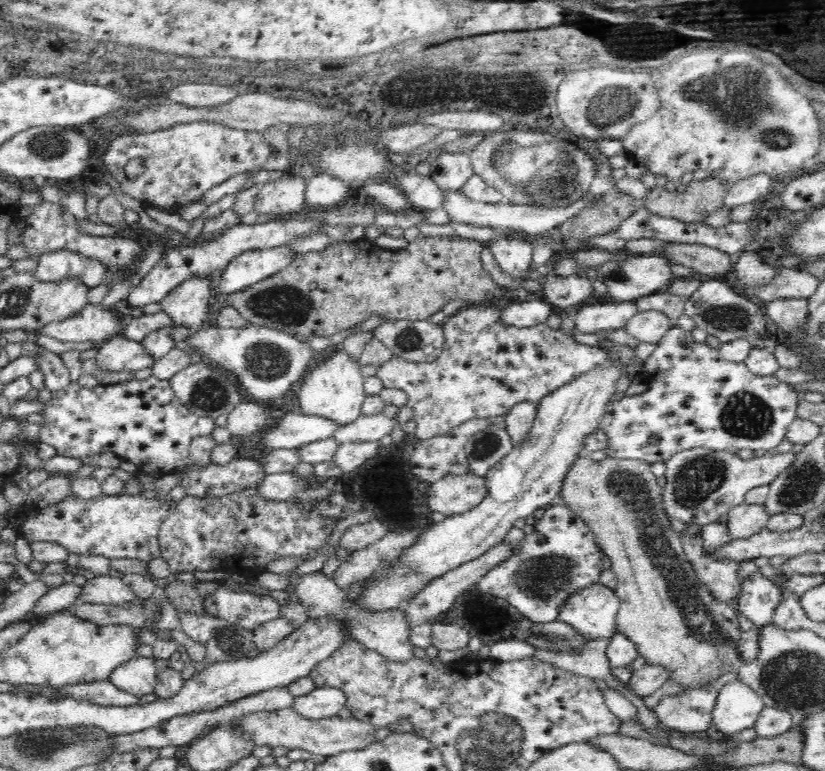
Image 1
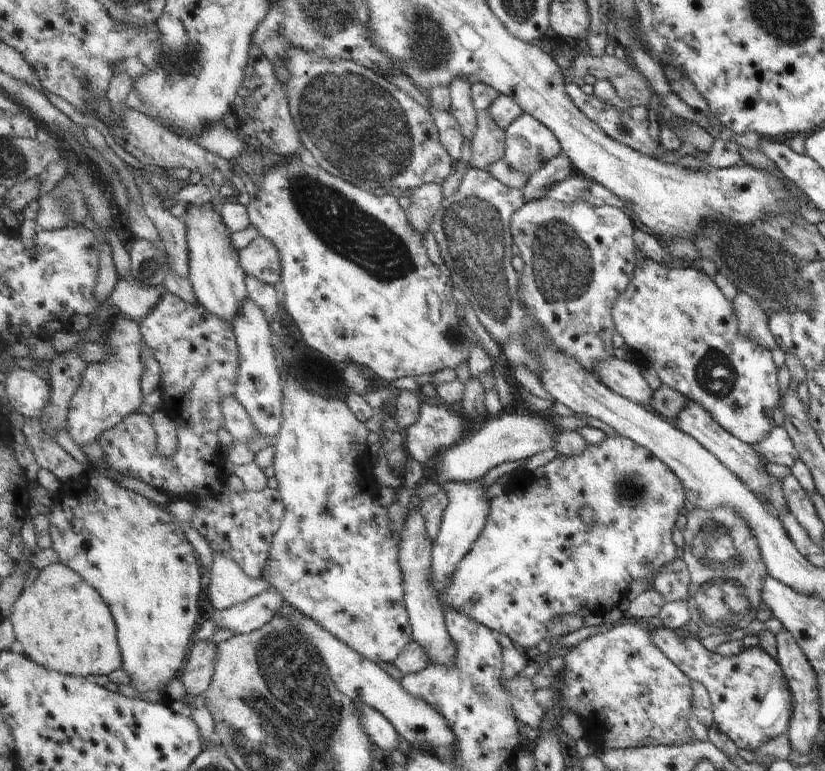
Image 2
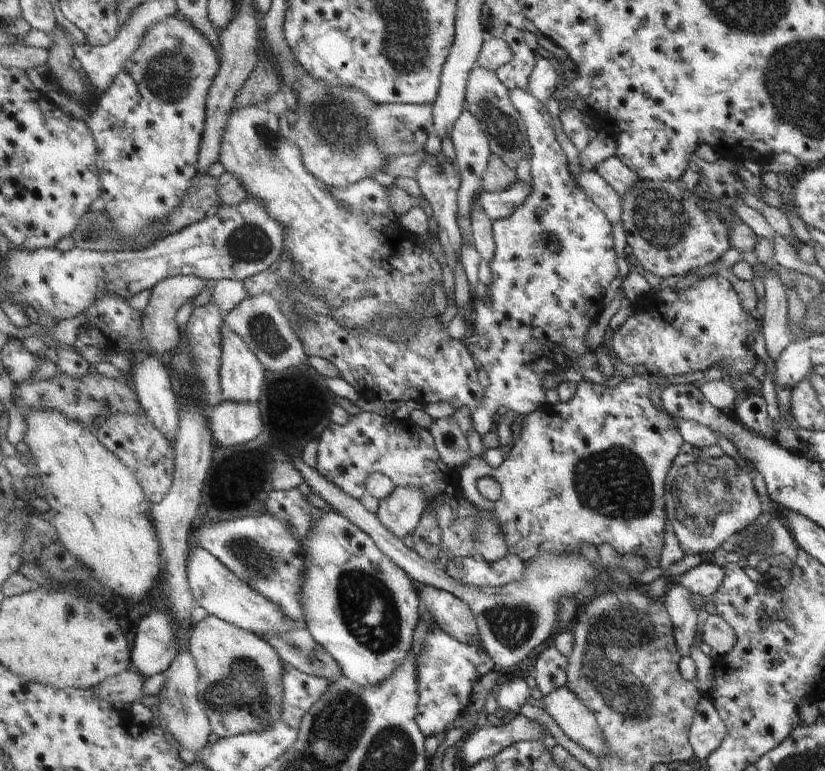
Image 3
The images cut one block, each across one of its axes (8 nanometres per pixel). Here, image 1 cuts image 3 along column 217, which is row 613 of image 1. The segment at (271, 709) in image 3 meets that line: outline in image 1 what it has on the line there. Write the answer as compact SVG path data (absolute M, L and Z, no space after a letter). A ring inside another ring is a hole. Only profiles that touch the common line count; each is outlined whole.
M589 455L578 457L566 474L561 491L563 504L583 519L594 541L603 554L612 561L612 572L616 573L615 593L620 606L616 614L616 632L635 642L645 664L661 664L671 670L669 680L687 686L704 686L718 676L736 669L738 662L738 640L740 623L734 608L728 602L720 602L698 584L692 564L682 548L683 537L672 528L668 514L663 507L663 488L658 487L656 476L650 471L650 464L634 458L608 457L596 461Z

